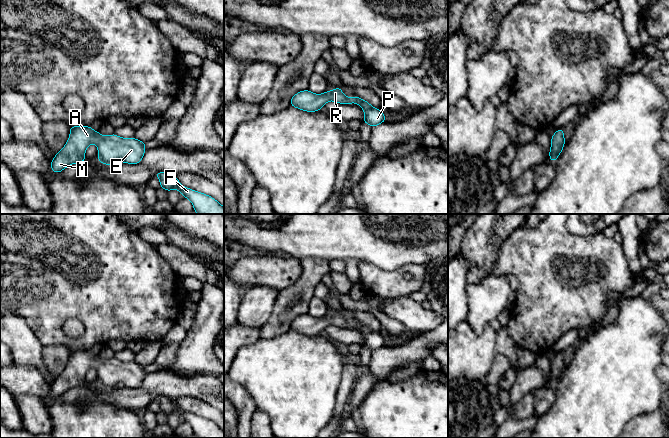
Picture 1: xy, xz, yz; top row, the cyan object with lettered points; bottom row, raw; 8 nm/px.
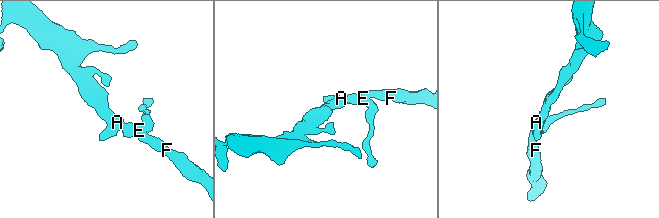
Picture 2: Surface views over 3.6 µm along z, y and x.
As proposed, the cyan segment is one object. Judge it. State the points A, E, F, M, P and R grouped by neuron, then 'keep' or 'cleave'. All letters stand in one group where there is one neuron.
A E F M P R | keep

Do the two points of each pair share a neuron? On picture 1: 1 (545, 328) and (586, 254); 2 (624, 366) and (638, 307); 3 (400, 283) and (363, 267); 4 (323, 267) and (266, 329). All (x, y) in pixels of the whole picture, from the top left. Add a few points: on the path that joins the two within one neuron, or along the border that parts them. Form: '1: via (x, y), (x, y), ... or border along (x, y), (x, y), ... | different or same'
1: via (545, 310), (562, 286), (563, 281), (572, 272) | same
2: via (628, 351), (638, 333), (638, 322) | same
3: via (391, 283), (379, 283), (372, 276) | same
4: via (308, 282), (285, 305), (285, 310), (281, 314) | same

